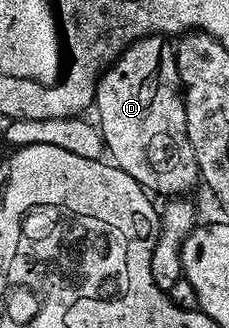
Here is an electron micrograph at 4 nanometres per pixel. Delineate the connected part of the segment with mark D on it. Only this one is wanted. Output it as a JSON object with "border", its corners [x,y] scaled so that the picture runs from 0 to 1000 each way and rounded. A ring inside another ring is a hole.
{"border":[[[694,104],[624,110],[520,168],[520,180],[432,235],[406,341],[432,351],[424,387],[463,473],[493,497],[646,588],[707,604],[782,604],[852,558],[865,564],[878,540],[843,445],[817,418],[803,271],[782,253],[764,149],[742,131],[712,134],[712,122]]]}

